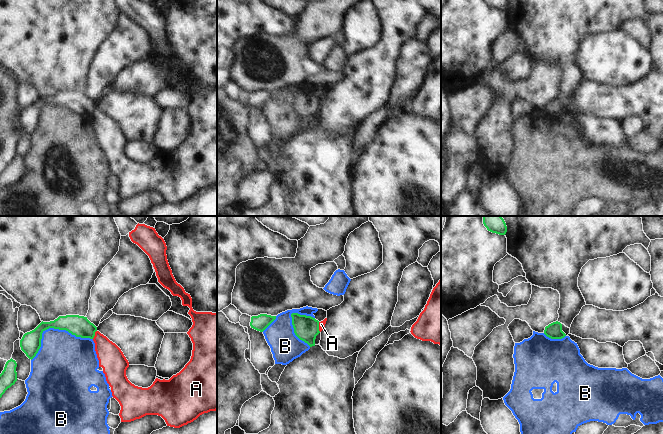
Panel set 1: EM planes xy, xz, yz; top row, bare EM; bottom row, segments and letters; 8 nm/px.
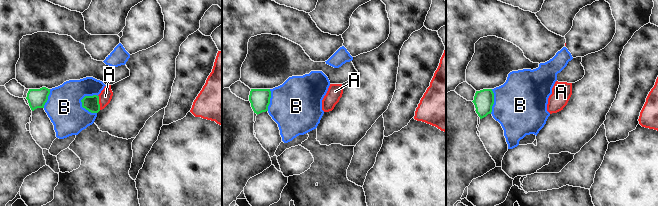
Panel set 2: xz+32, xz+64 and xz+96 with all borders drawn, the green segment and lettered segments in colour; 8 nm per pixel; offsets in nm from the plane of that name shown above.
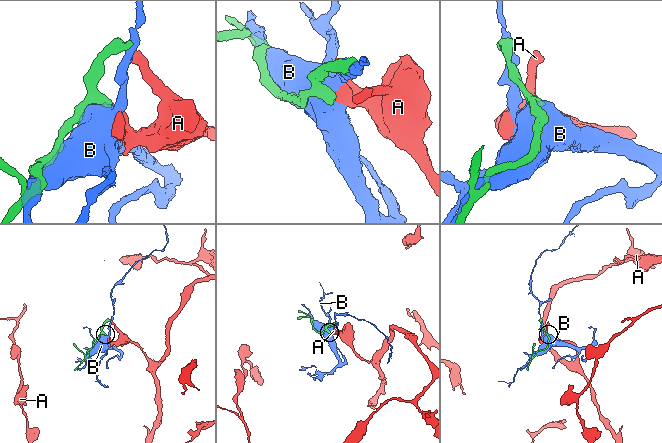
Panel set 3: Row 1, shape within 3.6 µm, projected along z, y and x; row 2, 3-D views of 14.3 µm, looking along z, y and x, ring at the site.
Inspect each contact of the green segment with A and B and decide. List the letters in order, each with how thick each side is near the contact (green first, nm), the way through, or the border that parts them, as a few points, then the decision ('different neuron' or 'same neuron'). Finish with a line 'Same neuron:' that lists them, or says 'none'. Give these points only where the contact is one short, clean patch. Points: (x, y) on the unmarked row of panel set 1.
A: 200 nm thick on the green side, 50 nm on the other; border along xz (318, 98), (318, 105), (320, 107); different neuron
B: 170 nm thick on the green side, 380 nm on the other; different neuron
Same neuron: none

